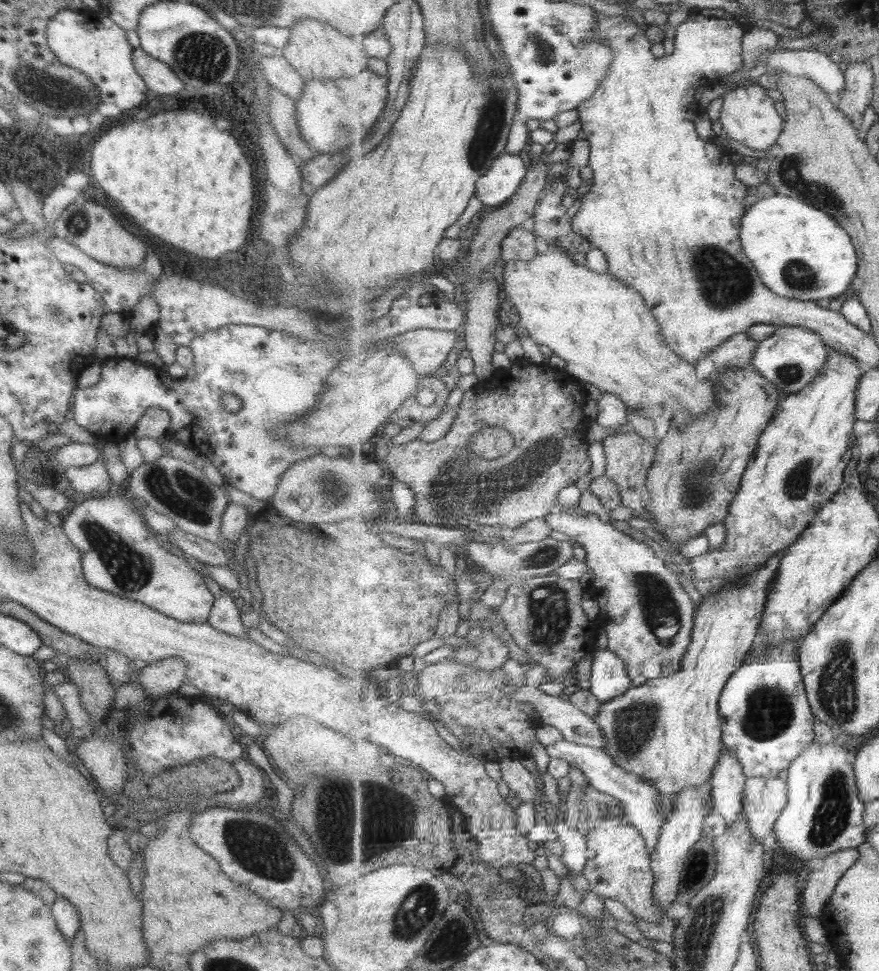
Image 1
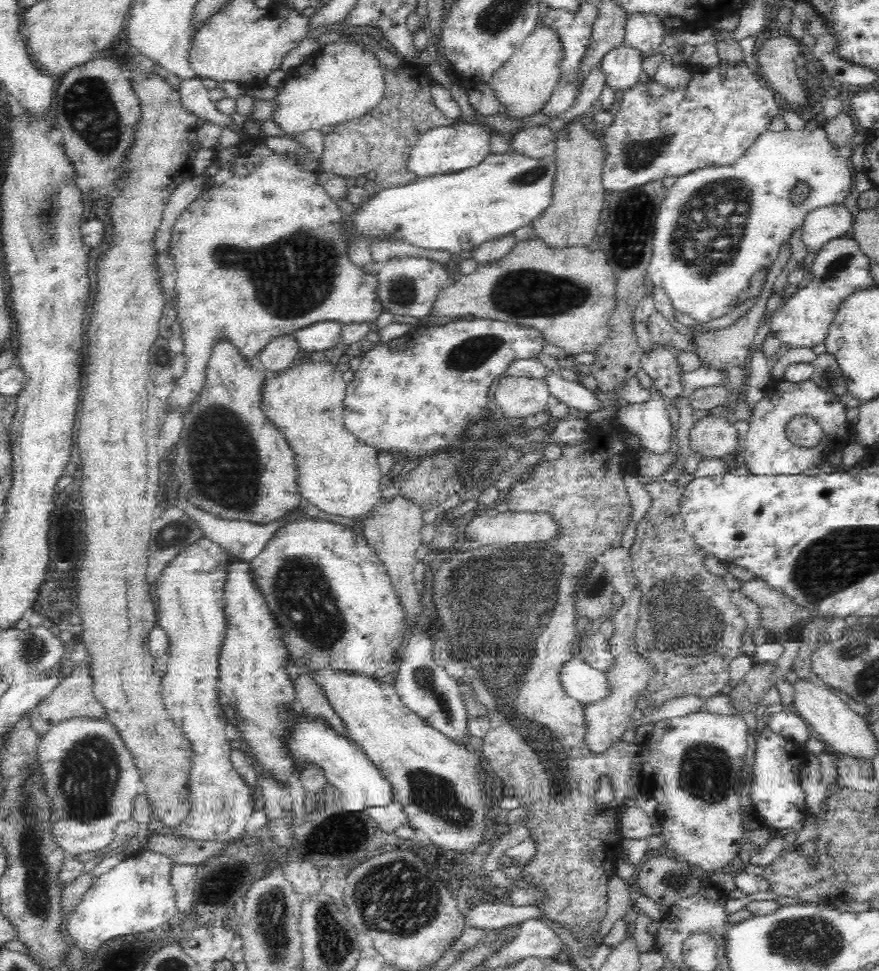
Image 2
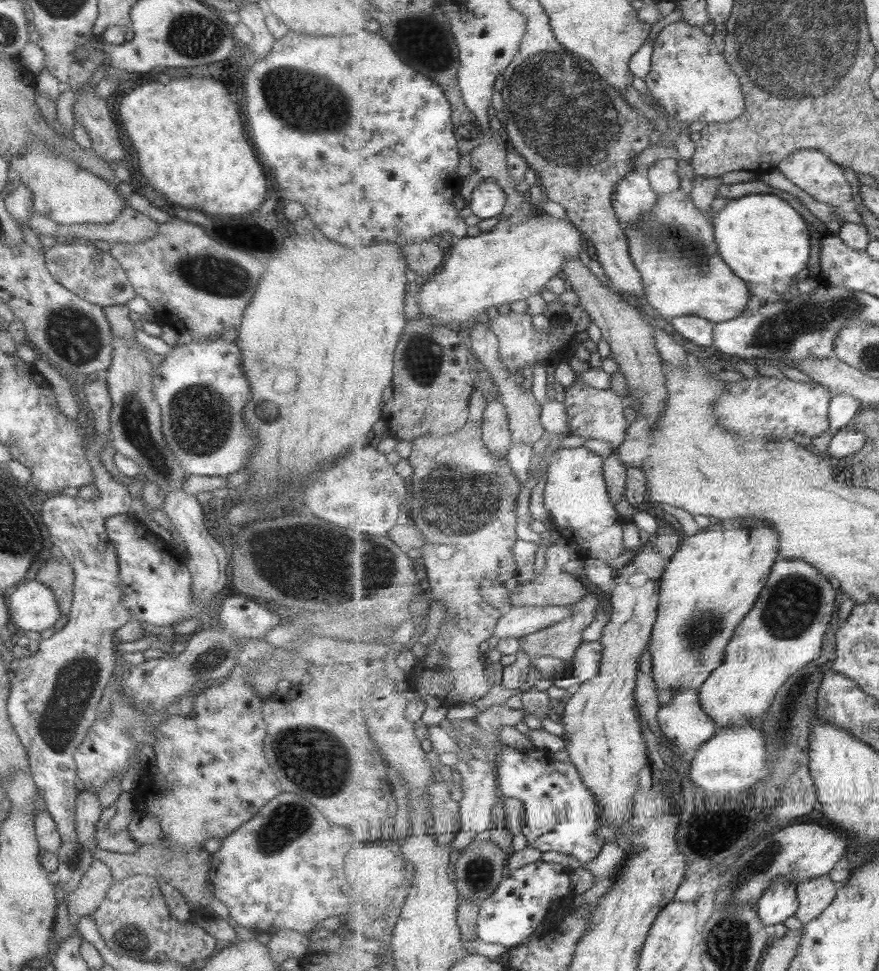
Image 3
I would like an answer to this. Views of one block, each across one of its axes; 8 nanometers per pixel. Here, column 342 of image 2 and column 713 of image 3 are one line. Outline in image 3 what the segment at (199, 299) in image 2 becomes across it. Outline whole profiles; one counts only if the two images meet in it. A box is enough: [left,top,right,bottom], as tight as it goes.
[624,189,749,325]

